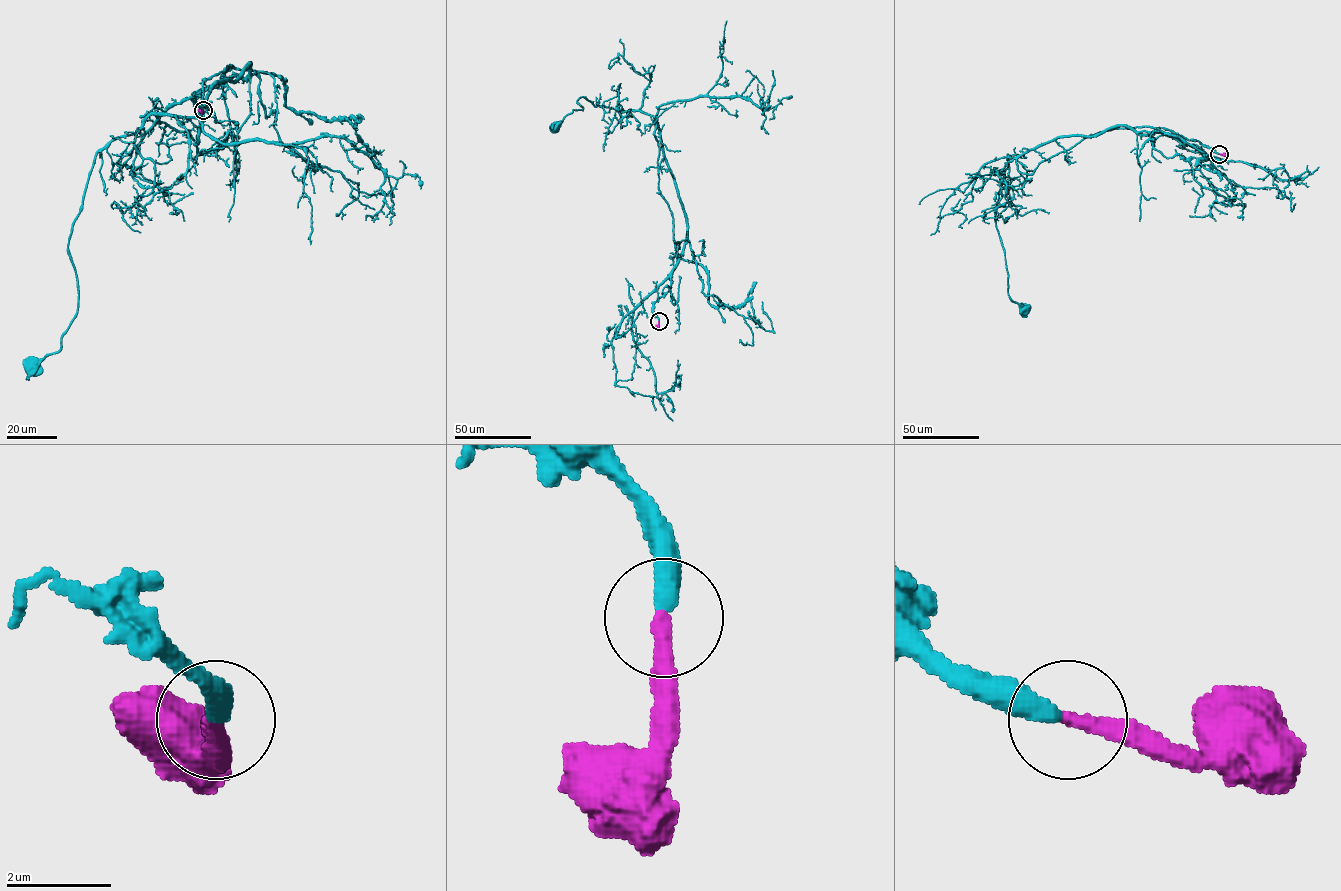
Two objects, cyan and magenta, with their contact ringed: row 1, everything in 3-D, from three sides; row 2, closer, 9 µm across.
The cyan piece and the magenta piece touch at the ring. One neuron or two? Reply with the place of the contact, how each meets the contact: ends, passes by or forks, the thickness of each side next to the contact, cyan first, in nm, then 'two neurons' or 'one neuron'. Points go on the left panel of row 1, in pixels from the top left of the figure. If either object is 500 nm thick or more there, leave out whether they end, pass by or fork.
place (203, 110); cyan ends; magenta ends; calibres 400 and 320 nm; one neuron

